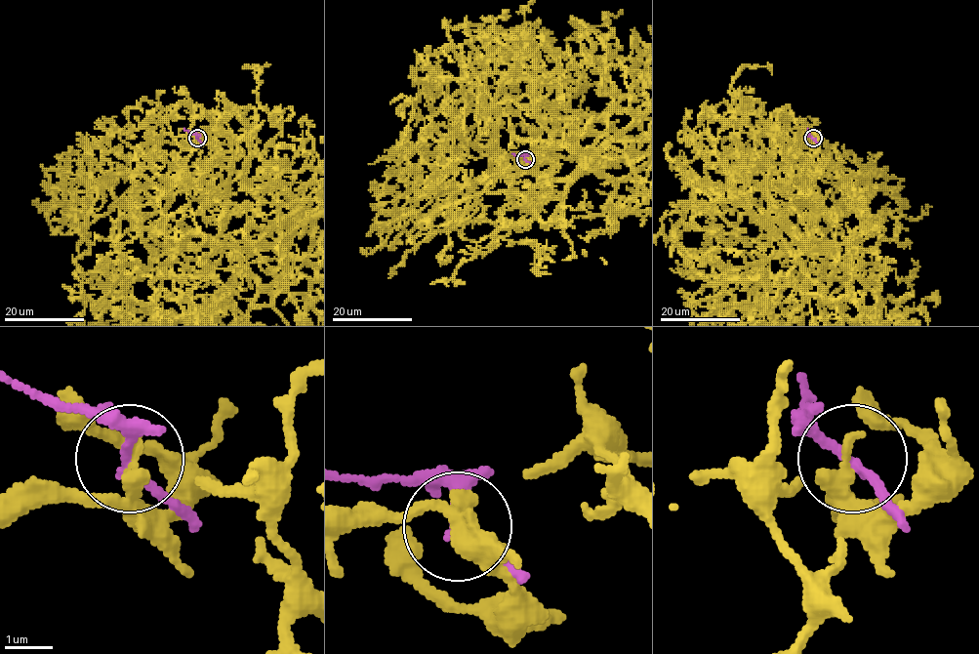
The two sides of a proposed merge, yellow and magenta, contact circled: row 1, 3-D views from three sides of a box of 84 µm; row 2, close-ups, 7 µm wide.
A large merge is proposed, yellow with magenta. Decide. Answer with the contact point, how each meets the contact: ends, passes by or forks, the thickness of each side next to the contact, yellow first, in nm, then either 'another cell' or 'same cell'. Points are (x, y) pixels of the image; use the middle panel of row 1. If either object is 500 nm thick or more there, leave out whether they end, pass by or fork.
(525, 159) | yellow passes by | magenta passes by | 280/190 nm | another cell

